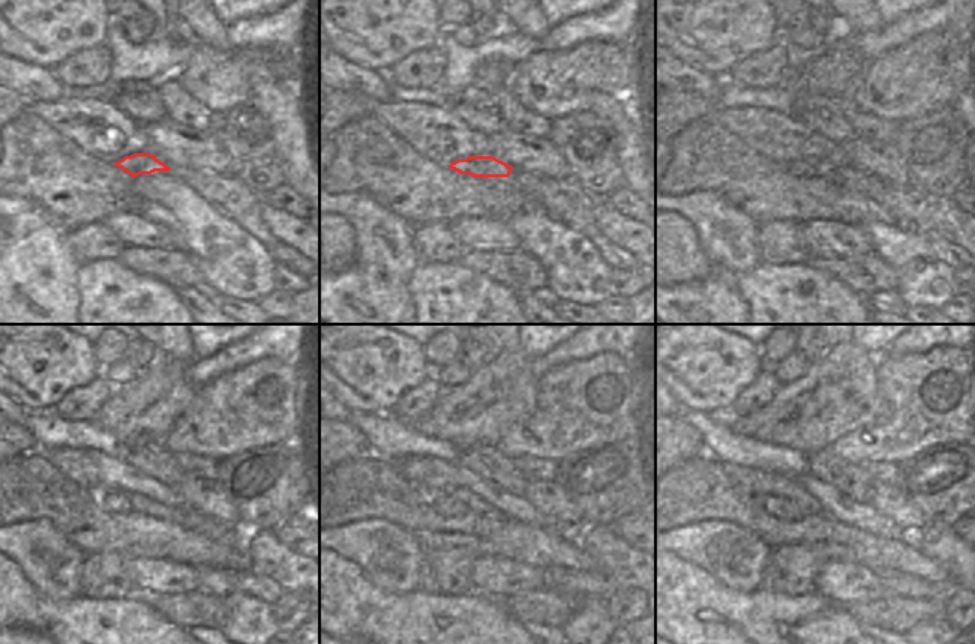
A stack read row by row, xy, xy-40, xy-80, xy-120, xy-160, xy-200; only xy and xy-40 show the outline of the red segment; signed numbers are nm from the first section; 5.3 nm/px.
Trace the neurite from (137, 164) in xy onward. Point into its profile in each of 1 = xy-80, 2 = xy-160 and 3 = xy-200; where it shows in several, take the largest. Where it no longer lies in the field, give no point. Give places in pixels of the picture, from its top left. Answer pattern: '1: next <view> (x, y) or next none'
1: next xy-80 (801, 167)
2: next xy-160 (446, 505)
3: next xy-200 (776, 506)

